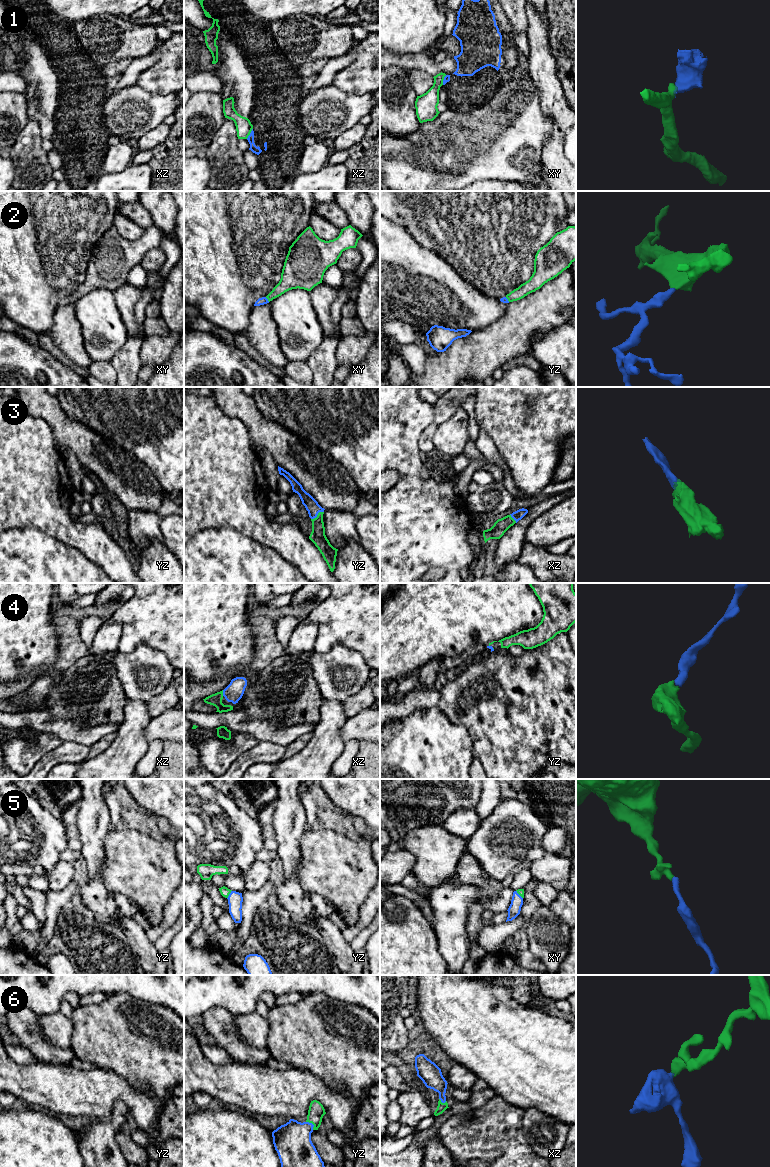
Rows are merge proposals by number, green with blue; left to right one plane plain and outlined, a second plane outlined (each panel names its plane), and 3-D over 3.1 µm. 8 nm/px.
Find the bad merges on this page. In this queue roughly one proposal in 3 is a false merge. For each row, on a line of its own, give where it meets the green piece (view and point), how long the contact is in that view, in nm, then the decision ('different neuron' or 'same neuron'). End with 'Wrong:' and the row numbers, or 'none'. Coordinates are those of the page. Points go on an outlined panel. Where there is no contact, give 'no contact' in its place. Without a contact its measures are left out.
1: meets green in xz at (250, 132); contact 100 nm long; different neuron
2: meets green in xy at (267, 298); contact 50 nm long; same neuron
3: meets green in yz at (317, 515); contact 120 nm long; same neuron
4: meets green in xz at (222, 693); contact 50 nm long; same neuron
5: meets green in yz at (229, 893); contact 80 nm long; same neuron
6: meets green in yz at (312, 1123); contact 90 nm long; same neuron
Wrong: 1

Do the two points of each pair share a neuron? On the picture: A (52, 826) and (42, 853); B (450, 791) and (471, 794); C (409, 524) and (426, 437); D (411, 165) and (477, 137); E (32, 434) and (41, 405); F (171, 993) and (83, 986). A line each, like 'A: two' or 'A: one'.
A: one
B: one
C: two
D: one
E: two
F: one

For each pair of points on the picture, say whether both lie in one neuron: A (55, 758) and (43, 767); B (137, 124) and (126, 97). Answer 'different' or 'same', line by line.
A: same
B: same

